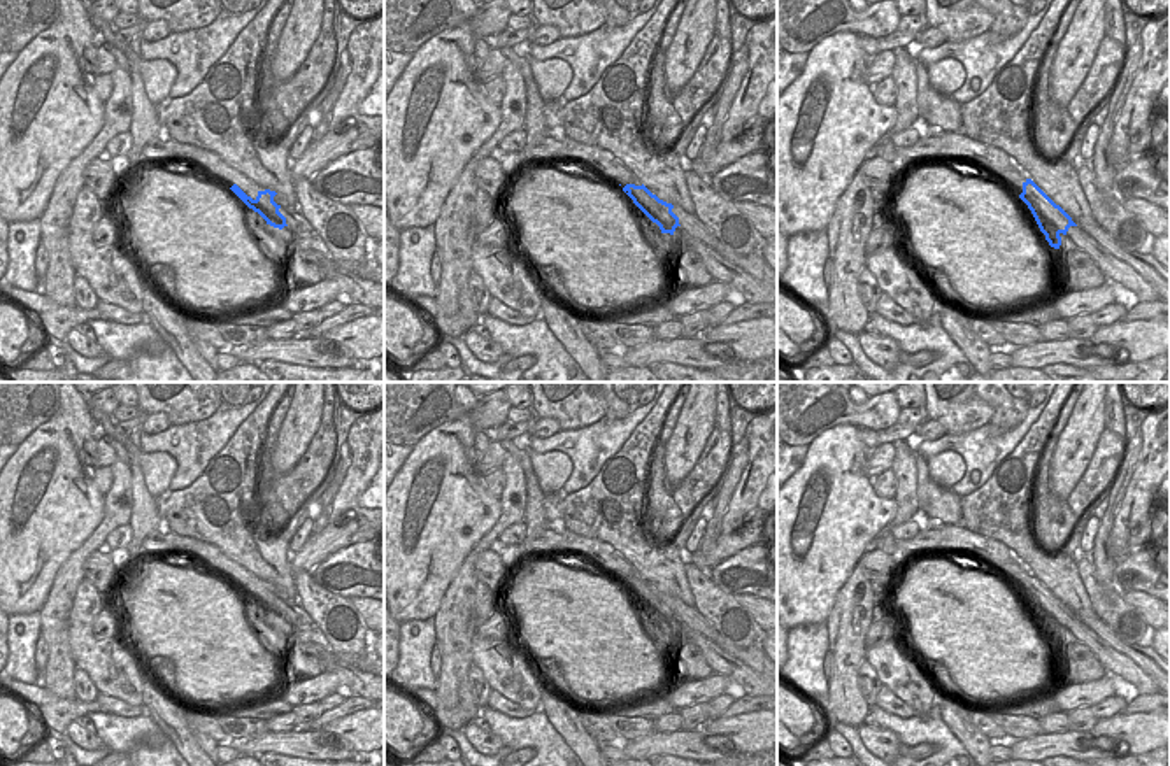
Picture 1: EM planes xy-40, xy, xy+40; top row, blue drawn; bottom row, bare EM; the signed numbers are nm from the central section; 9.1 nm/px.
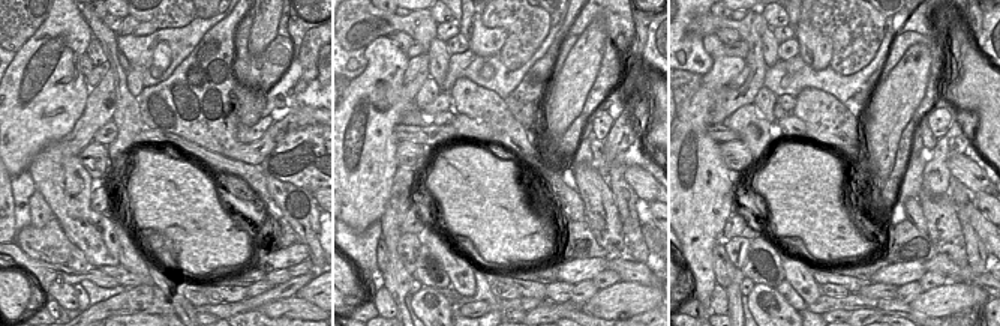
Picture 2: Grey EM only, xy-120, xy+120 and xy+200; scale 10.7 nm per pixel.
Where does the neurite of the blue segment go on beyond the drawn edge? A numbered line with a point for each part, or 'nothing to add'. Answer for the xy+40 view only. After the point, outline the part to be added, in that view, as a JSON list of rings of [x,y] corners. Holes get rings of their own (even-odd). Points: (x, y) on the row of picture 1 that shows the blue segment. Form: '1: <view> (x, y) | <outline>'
1: xy+40 (1014, 179) | [[[1017,168],[1017,170],[1009,170],[1005,172],[1005,177],[1002,179],[1010,189],[1014,189],[1017,195],[1023,193],[1023,184],[1030,177],[1026,175],[1026,170]]]

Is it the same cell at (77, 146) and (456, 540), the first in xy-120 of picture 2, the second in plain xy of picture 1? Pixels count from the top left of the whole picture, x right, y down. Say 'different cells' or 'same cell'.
different cells

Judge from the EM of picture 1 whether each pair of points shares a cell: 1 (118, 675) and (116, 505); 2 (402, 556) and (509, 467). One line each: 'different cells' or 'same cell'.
1: different cells
2: different cells

